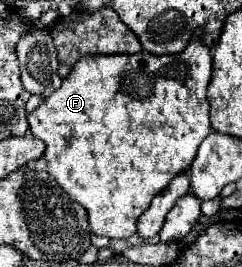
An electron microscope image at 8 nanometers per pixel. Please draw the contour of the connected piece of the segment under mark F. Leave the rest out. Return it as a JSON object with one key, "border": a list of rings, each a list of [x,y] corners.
{"border":[[[201,29],[195,33],[195,41],[191,41],[187,45],[187,49],[179,55],[153,55],[153,53],[147,53],[147,51],[141,51],[141,53],[135,53],[135,55],[85,55],[81,61],[75,63],[75,67],[71,69],[69,77],[63,79],[61,87],[43,99],[43,103],[33,111],[29,113],[29,127],[31,127],[31,133],[33,137],[41,139],[47,149],[45,153],[37,159],[37,161],[31,161],[29,167],[31,169],[39,169],[39,171],[47,171],[57,183],[59,187],[69,193],[69,197],[77,203],[81,203],[85,209],[87,209],[87,215],[89,215],[89,227],[95,235],[105,235],[109,239],[127,239],[131,237],[135,231],[137,231],[137,219],[143,215],[143,211],[149,207],[151,199],[163,191],[165,185],[169,185],[169,181],[181,173],[181,171],[187,171],[195,159],[195,153],[201,145],[201,141],[209,135],[211,131],[211,123],[209,123],[209,103],[207,103],[207,85],[211,81],[211,73],[213,73],[213,61],[211,61],[211,49],[205,47],[201,41],[199,41],[199,35],[201,35]]]}

